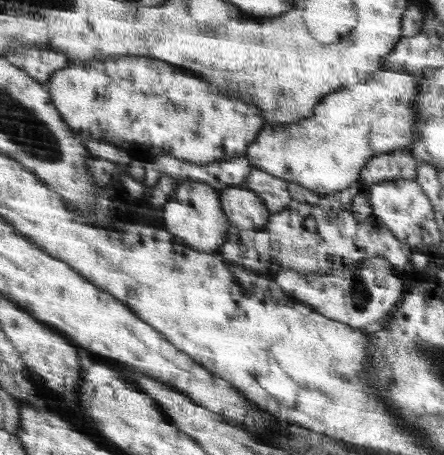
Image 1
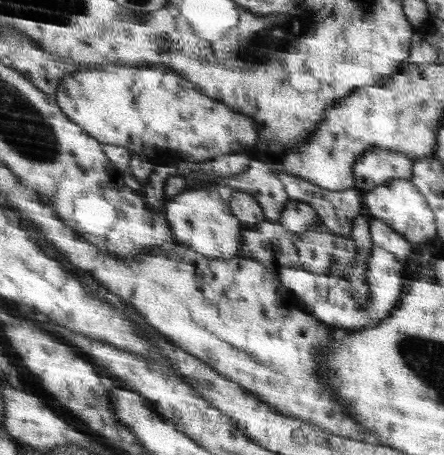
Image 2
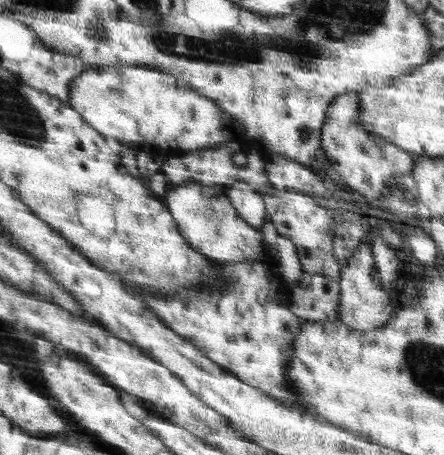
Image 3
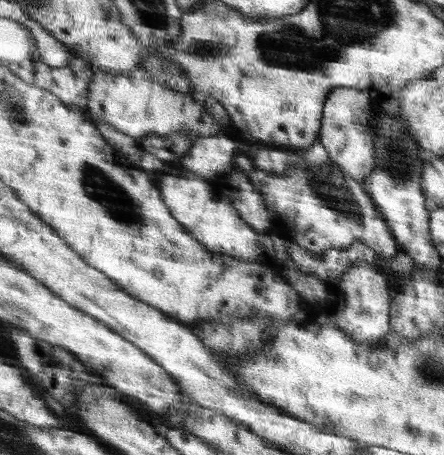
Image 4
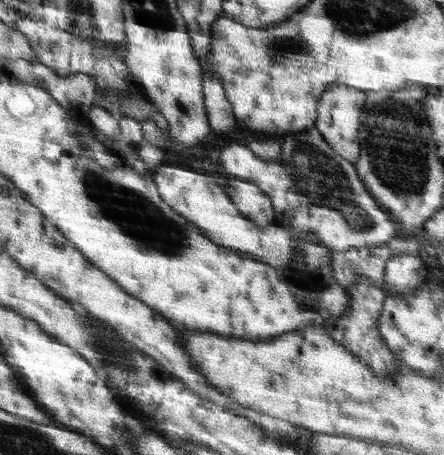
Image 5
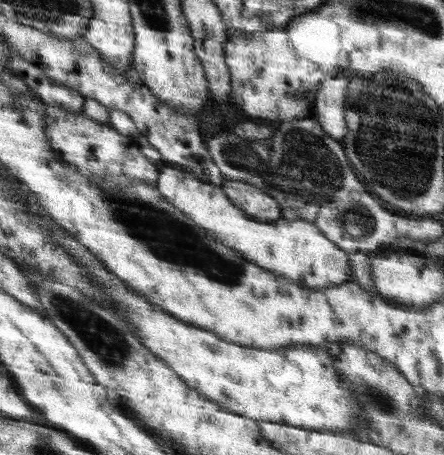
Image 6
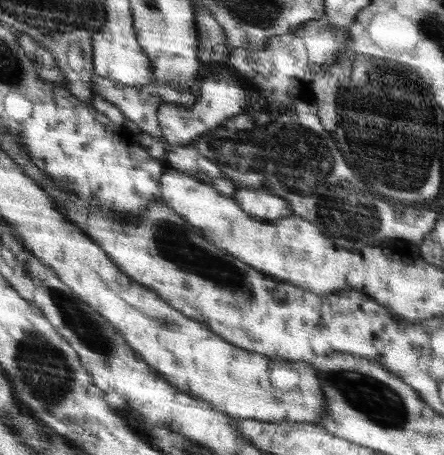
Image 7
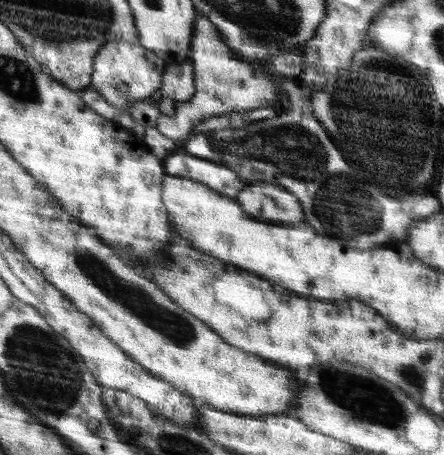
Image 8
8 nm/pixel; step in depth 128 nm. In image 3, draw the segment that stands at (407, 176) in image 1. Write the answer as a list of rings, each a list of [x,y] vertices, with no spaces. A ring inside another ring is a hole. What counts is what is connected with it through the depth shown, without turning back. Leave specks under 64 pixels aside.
[[[359,92],[338,95],[328,110],[328,118],[321,131],[323,154],[330,160],[329,176],[336,178],[344,187],[352,187],[372,204],[378,204],[384,190],[395,177],[407,175],[413,170],[413,160],[408,152],[387,141],[373,139],[368,129],[358,124],[362,112]]]

